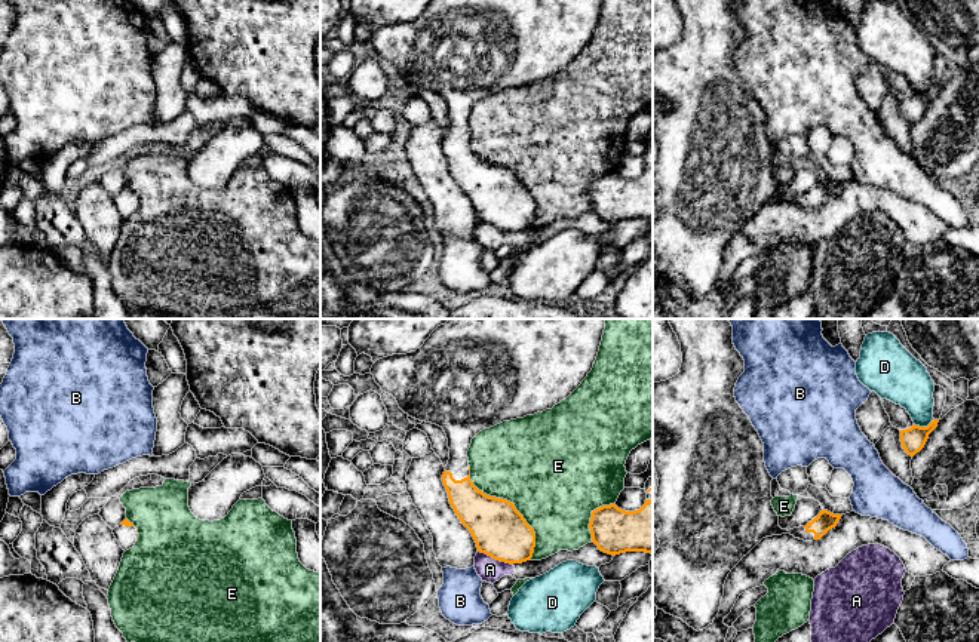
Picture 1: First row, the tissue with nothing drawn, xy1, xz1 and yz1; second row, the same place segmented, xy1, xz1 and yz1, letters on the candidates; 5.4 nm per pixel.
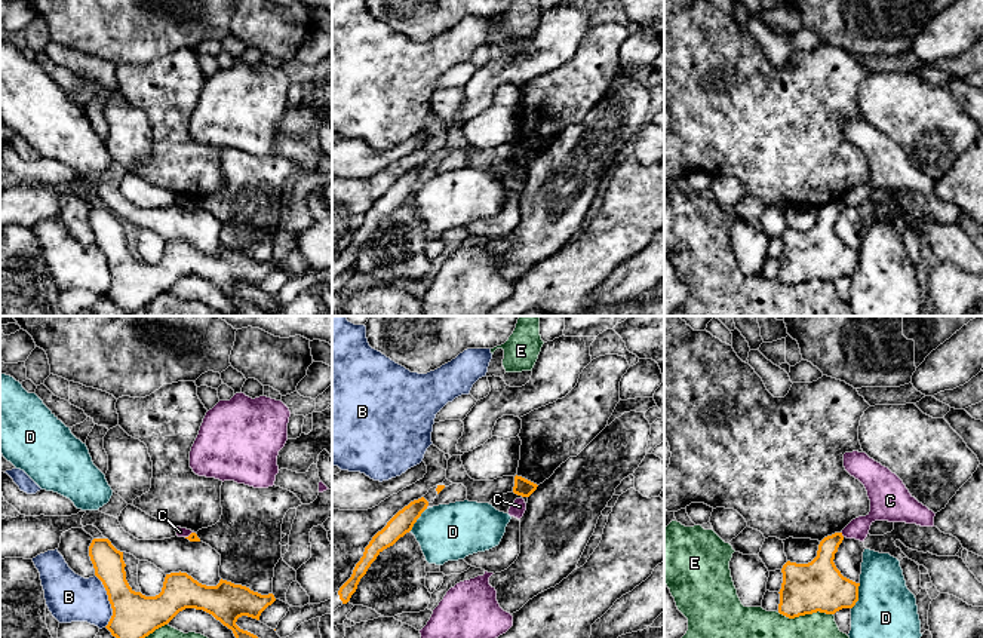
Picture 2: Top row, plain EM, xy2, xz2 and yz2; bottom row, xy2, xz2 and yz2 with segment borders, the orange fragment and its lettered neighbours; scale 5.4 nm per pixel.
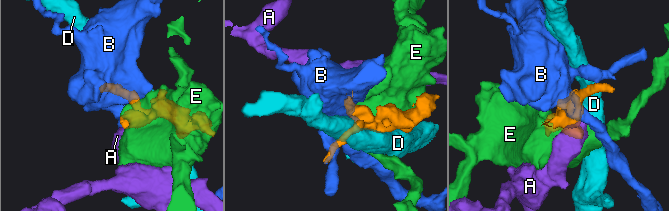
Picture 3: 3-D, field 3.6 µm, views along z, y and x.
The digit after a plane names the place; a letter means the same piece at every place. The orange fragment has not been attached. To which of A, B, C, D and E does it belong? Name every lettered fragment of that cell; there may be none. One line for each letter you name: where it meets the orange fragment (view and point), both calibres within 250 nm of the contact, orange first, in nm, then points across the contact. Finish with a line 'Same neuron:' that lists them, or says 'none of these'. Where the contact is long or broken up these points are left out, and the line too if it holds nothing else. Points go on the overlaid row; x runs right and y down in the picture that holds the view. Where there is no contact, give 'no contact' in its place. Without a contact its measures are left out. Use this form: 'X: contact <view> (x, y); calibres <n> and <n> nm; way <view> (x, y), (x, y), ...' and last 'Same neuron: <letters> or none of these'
Same neuron: none of these

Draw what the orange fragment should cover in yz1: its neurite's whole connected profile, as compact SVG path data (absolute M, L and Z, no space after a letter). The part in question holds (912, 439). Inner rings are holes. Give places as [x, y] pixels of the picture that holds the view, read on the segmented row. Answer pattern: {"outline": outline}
{"outline": "M933 420L927 427L914 424L911 428L900 430L900 442L905 452L911 457L920 452L924 448L929 434L937 427L937 423L939 420Z"}

